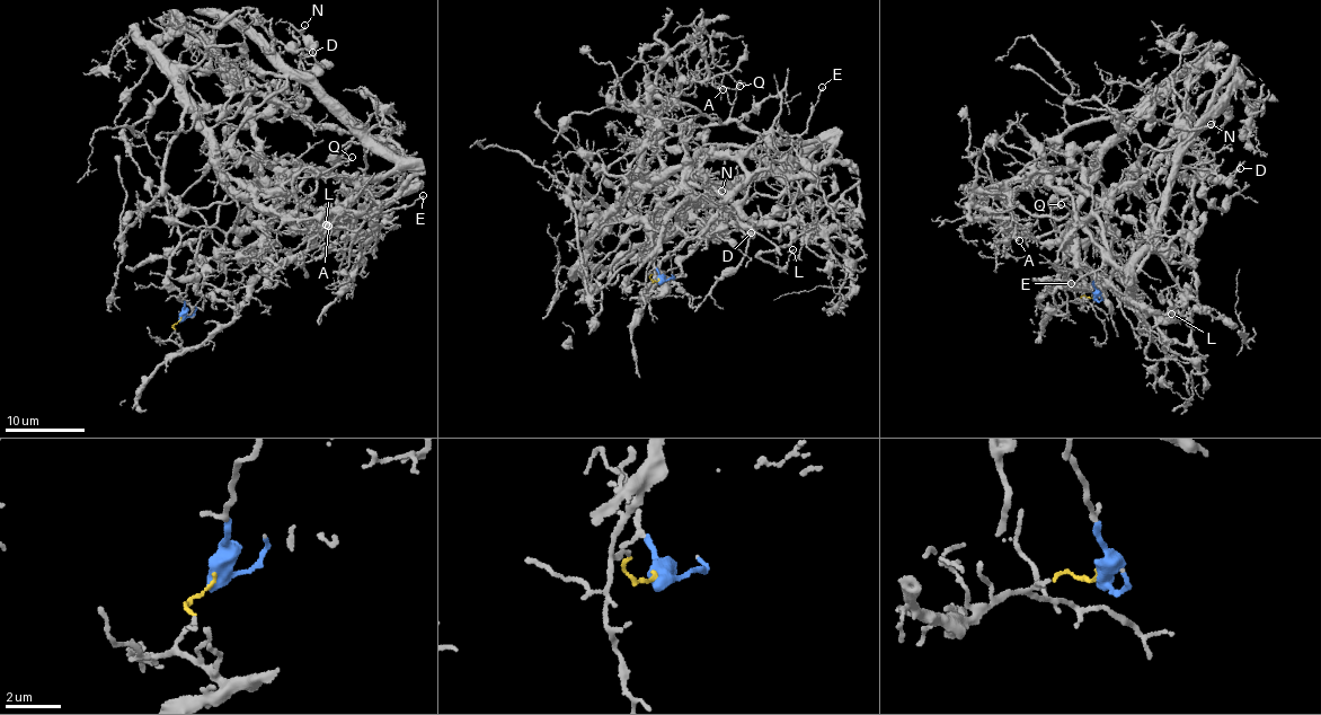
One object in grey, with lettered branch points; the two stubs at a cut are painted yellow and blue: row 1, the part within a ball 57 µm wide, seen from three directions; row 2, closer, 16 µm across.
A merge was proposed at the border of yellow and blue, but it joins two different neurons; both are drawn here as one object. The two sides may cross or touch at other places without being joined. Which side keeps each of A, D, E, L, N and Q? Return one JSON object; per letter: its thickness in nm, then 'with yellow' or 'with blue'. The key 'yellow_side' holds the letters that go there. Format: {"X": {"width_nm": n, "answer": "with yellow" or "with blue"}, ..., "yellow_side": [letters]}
{"A": {"width_nm": 80, "answer": "with yellow"}, "D": {"width_nm": 200, "answer": "with blue"}, "E": {"width_nm": 130, "answer": "with blue"}, "L": {"width_nm": 150, "answer": "with yellow"}, "N": {"width_nm": 150, "answer": "with blue"}, "Q": {"width_nm": 190, "answer": "with blue"}, "yellow_side": ["A", "L"]}

